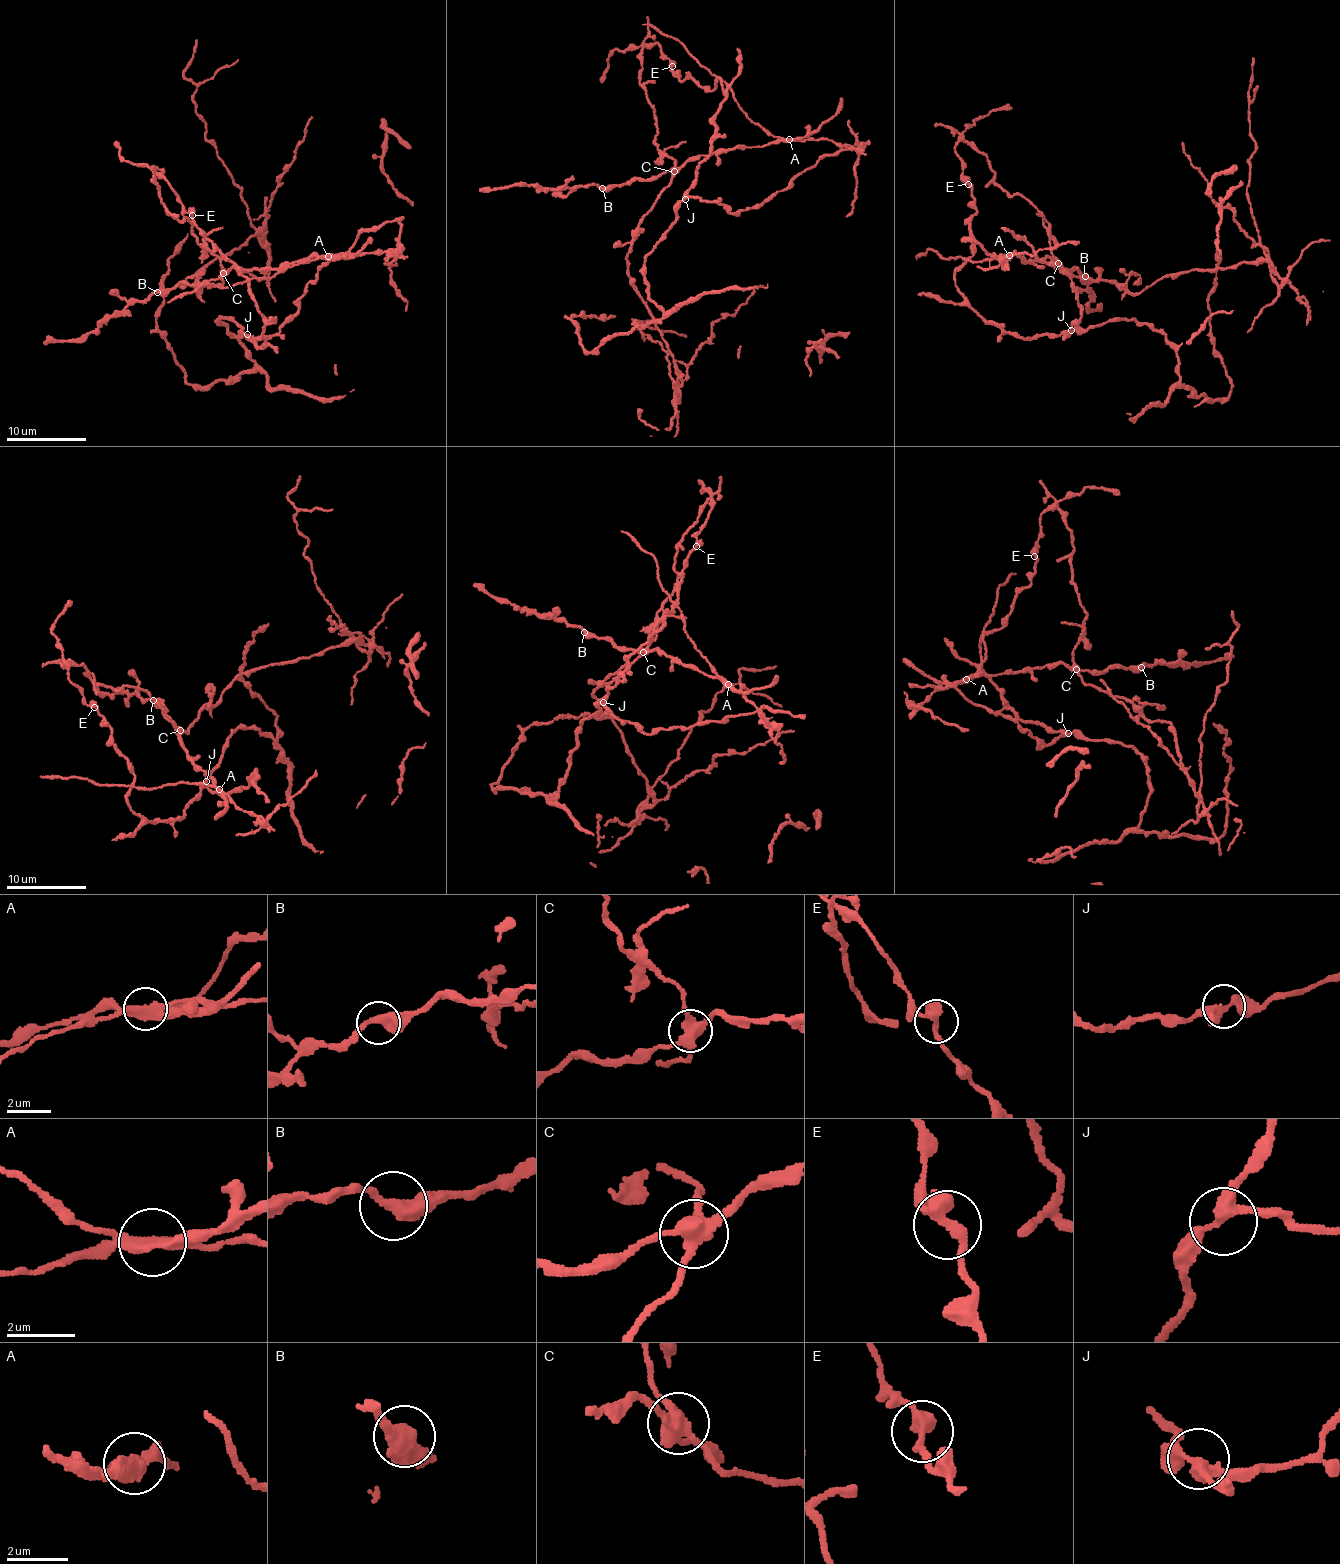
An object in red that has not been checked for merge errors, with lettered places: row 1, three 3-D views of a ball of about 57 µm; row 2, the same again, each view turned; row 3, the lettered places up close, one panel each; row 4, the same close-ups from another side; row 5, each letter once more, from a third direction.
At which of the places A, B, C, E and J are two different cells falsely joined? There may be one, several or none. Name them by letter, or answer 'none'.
A, C

